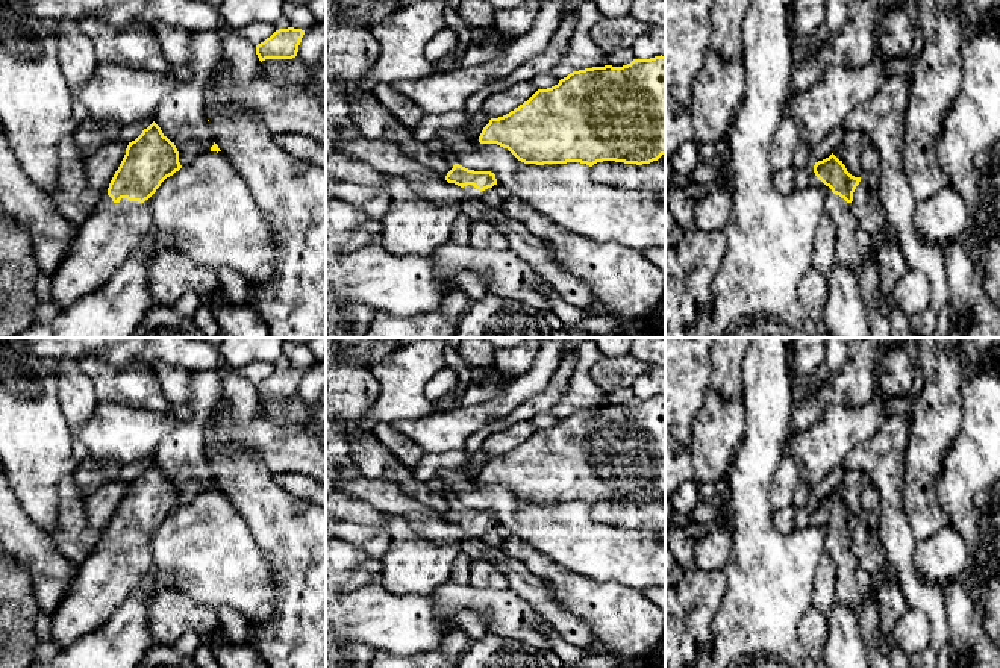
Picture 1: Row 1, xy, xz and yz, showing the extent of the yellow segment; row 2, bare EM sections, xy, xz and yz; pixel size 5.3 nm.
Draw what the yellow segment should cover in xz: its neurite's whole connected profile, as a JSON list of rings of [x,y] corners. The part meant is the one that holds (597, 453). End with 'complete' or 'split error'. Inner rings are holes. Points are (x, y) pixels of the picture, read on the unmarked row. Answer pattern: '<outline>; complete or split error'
[[[665,395],[573,410],[558,424],[538,429],[509,453],[491,457],[479,482],[497,483],[518,500],[536,504],[658,500],[665,494]]]; complete

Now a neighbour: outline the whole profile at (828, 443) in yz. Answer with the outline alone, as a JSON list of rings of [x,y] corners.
[[[876,394],[862,407],[830,404],[806,430],[786,436],[783,457],[795,457],[802,480],[817,486],[835,467],[842,465],[850,453],[873,439],[886,421],[888,395]]]

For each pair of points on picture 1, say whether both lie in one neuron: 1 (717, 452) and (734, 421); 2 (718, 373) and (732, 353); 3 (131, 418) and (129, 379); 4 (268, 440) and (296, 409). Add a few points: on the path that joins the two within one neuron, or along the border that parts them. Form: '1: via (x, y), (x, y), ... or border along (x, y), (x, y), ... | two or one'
1: via (717, 444), (717, 438), (726, 429) | one
2: via (723, 368), (728, 358) | one
3: border along (100, 400), (165, 414) | two
4: border along (261, 403), (276, 424), (309, 430) | two

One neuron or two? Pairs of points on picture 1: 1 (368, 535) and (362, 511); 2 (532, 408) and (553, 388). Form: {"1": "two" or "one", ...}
{"1": "two", "2": "one"}

